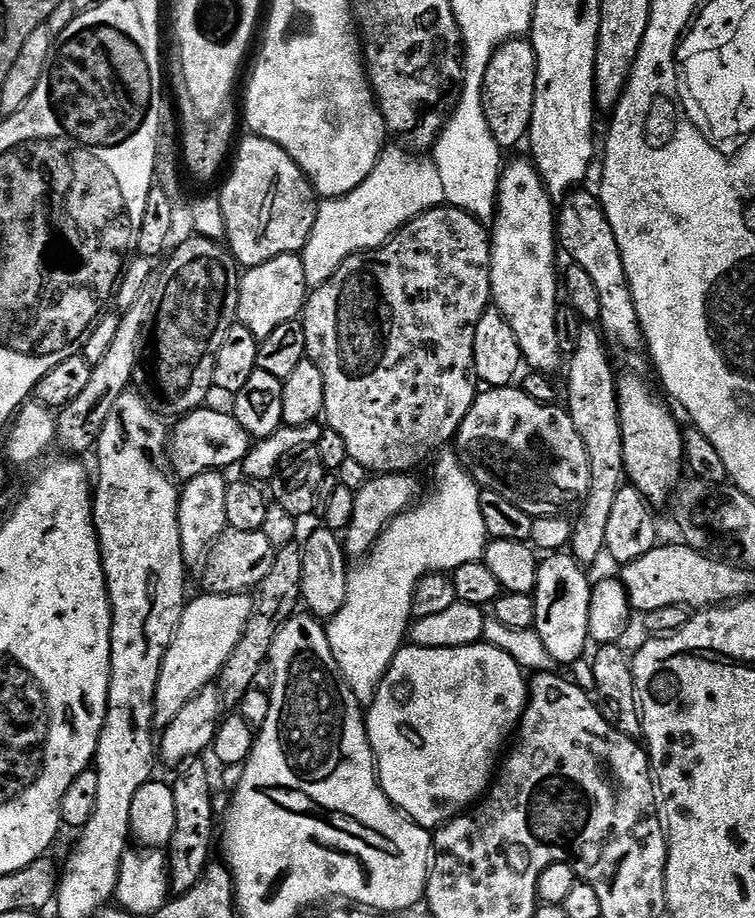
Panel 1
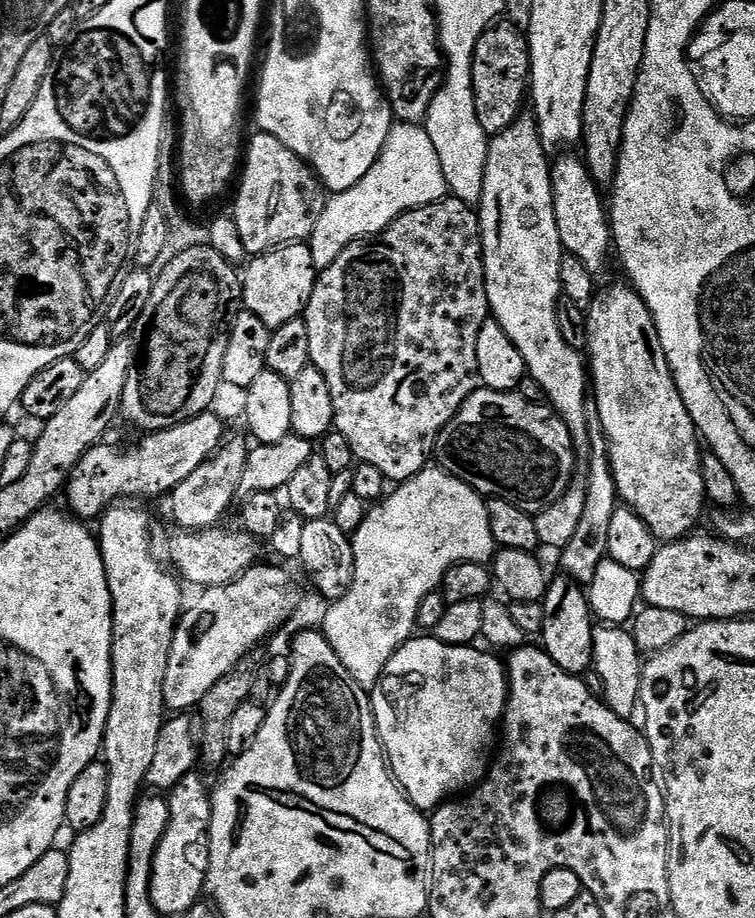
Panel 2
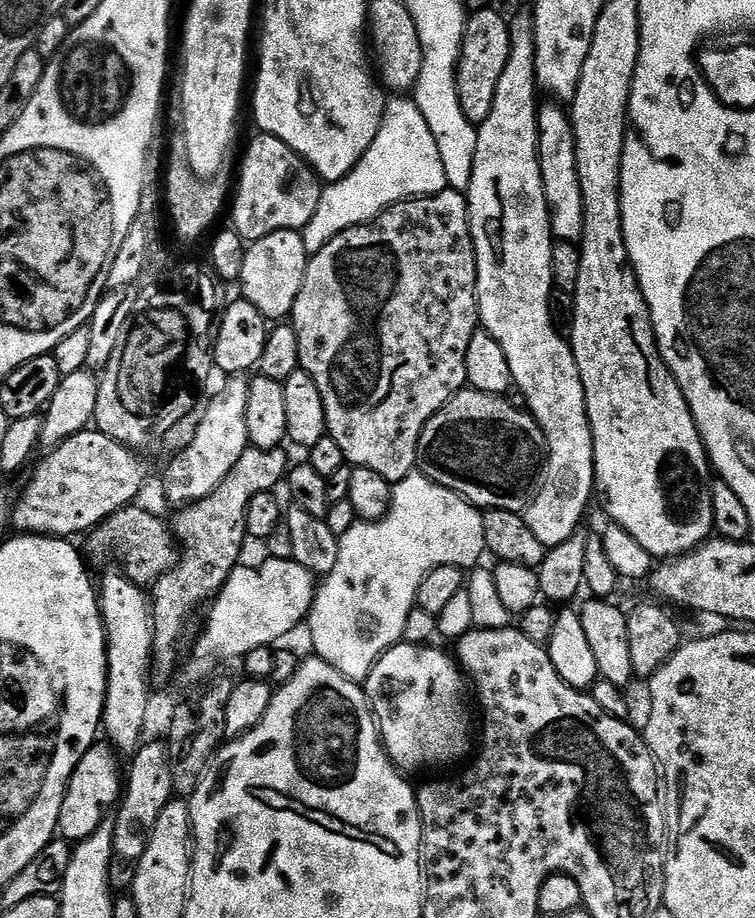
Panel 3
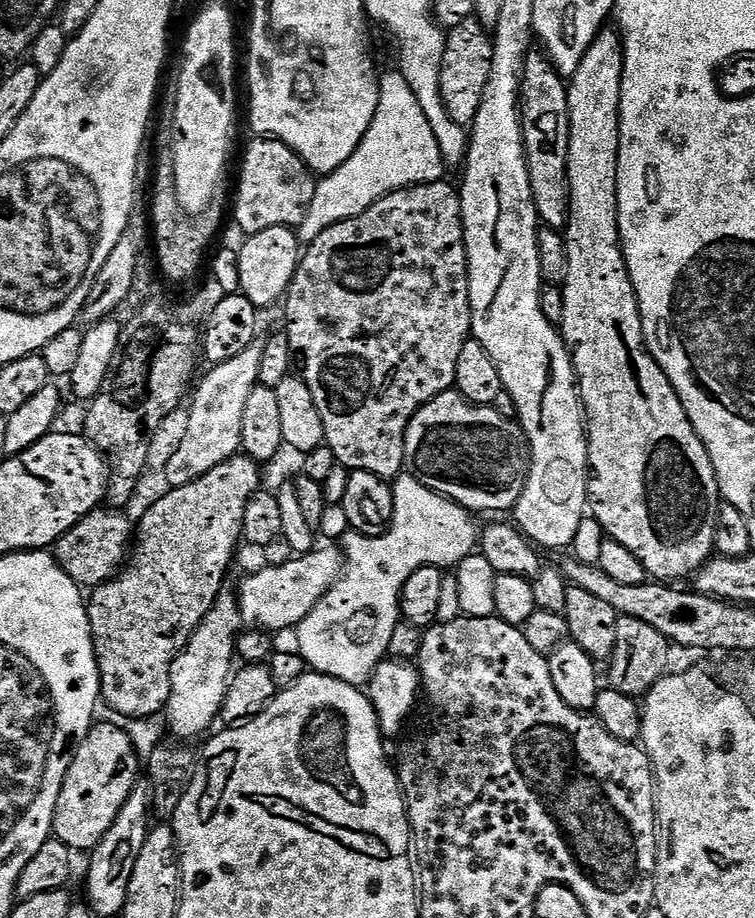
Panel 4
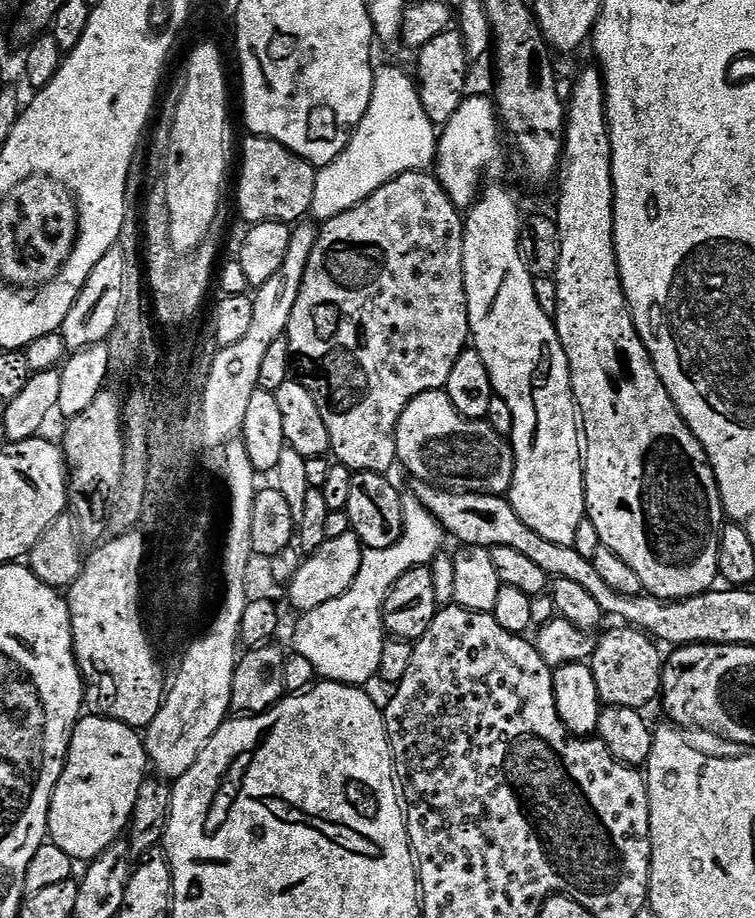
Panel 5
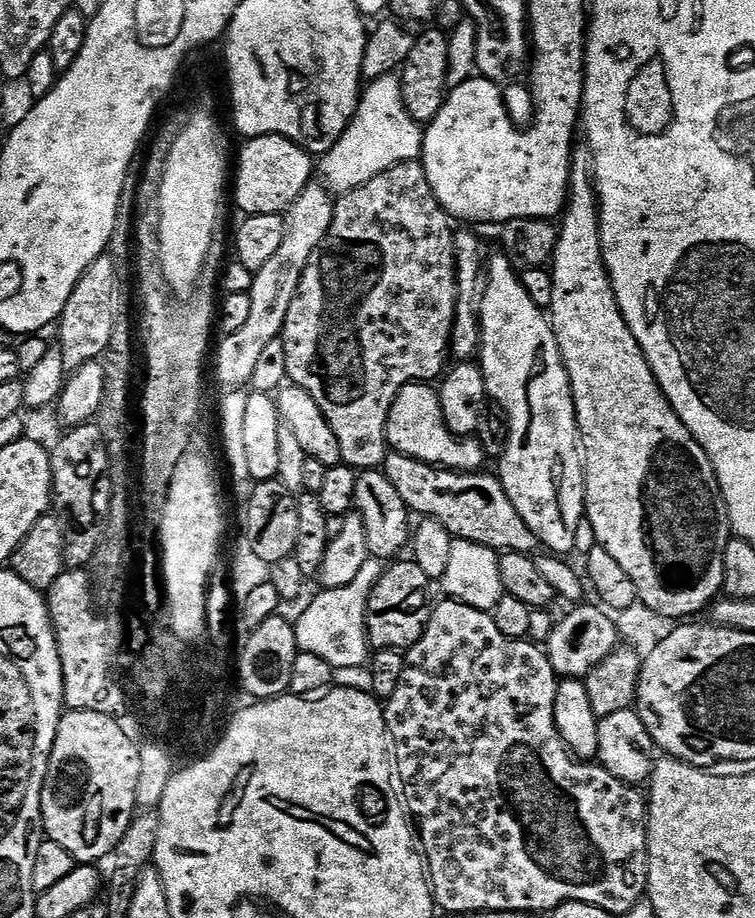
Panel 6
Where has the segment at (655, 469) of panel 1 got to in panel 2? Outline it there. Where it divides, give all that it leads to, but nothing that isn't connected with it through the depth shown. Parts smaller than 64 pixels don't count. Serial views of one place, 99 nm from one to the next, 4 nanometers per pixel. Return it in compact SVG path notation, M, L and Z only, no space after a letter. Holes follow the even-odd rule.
M627 283L624 284L612 284L601 292L599 289L586 308L588 321L583 321L582 336L585 341L588 339L586 368L590 373L590 396L596 399L596 416L600 419L598 428L603 432L607 444L617 497L636 512L657 541L671 542L687 537L695 529L692 527L699 522L700 511L706 505L700 473L702 444L698 439L696 425L692 423L678 394L676 383L672 381L672 373L654 351L650 339L653 331L652 315L644 299Z

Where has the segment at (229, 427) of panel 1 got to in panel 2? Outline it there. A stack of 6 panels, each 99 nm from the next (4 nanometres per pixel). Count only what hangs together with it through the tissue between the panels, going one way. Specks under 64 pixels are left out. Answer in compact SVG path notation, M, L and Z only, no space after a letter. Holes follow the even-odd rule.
M212 410L201 412L193 420L183 420L172 428L147 433L140 448L111 448L105 442L97 443L96 447L82 454L82 458L68 473L67 507L81 521L89 522L123 501L120 500L123 496L167 497L173 488L219 449L216 447L224 438L224 424L214 413Z

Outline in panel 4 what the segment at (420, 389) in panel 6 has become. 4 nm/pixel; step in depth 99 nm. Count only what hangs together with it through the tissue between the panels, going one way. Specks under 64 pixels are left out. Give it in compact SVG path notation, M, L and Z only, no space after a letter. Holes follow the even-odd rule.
M449 390L421 406L408 423L404 435L404 463L407 471L417 476L430 490L447 496L467 508L469 513L511 513L528 481L530 449L526 434L515 419L503 417L493 406L472 404L459 392Z

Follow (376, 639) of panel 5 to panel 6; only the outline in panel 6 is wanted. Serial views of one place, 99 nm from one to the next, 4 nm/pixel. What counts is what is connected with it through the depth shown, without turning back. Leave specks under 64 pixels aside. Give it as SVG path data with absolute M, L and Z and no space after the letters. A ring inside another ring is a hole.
M369 558L358 570L358 578L350 586L324 588L304 608L300 617L295 617L296 647L301 652L318 654L322 662L330 662L333 670L340 668L362 669L370 660L368 632L364 629L364 614L368 608L368 595L372 592L382 571L381 561Z

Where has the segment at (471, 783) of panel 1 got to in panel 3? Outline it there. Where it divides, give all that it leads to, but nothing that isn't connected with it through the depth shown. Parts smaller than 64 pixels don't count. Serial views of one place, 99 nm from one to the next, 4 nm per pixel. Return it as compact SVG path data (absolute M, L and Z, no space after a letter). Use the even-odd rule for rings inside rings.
M405 642L393 644L380 655L380 661L362 684L368 695L366 704L376 722L380 743L384 745L388 759L405 773L420 772L431 764L448 764L451 760L462 759L468 752L468 708L464 705L466 677L459 663L449 653L448 657L446 653L430 647Z

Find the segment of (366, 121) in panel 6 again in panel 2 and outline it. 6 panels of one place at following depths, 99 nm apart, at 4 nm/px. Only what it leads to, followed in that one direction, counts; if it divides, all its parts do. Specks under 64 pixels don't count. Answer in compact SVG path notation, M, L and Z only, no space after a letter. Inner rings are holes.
M396 122L388 129L380 156L370 170L350 190L337 192L331 197L332 201L325 206L316 216L316 224L312 228L312 234L306 243L308 252L312 256L312 265L318 270L328 268L334 262L334 258L346 250L346 246L355 244L357 240L368 240L379 237L402 214L406 214L415 208L430 206L445 199L449 195L446 178L443 177L442 166L439 164L438 154L435 153L434 146L427 137L426 132L420 124L405 124Z

